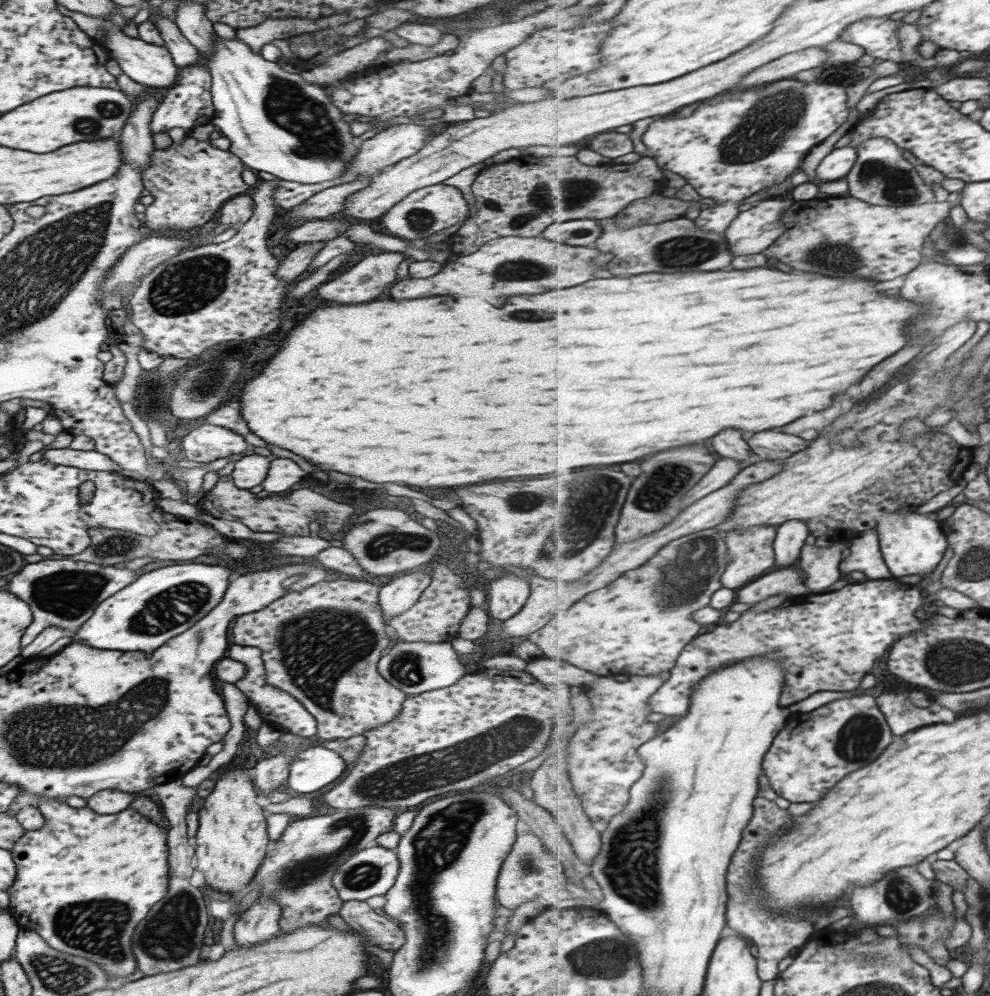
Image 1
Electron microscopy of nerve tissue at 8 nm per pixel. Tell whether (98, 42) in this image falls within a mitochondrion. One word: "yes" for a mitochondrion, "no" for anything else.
no

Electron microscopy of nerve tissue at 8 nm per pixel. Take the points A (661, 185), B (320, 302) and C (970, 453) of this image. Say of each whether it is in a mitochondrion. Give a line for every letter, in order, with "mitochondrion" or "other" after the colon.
A: other
B: other
C: other

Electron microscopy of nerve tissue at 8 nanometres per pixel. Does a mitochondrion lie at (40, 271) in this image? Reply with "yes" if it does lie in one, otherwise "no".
yes

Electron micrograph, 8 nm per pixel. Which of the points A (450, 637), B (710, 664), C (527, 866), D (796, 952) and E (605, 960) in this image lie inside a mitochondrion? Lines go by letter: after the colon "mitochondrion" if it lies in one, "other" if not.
A: other
B: other
C: mitochondrion
D: other
E: mitochondrion

